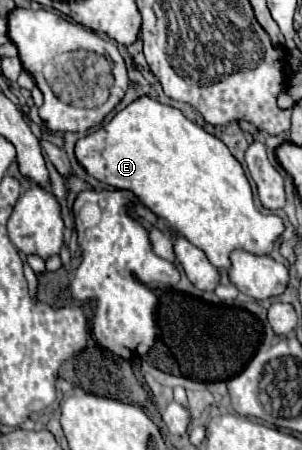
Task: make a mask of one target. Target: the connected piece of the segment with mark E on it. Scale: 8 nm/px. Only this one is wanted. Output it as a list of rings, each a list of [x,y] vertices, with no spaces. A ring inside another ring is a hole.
[[[150,97],[132,101],[104,127],[78,139],[74,155],[84,171],[94,179],[116,189],[130,189],[144,203],[144,207],[148,207],[156,217],[166,219],[174,231],[202,249],[218,269],[228,269],[228,265],[232,265],[230,255],[234,249],[270,255],[272,247],[284,233],[284,221],[276,213],[264,213],[256,209],[244,169],[230,149],[220,139],[186,119],[178,109],[162,105]]]

